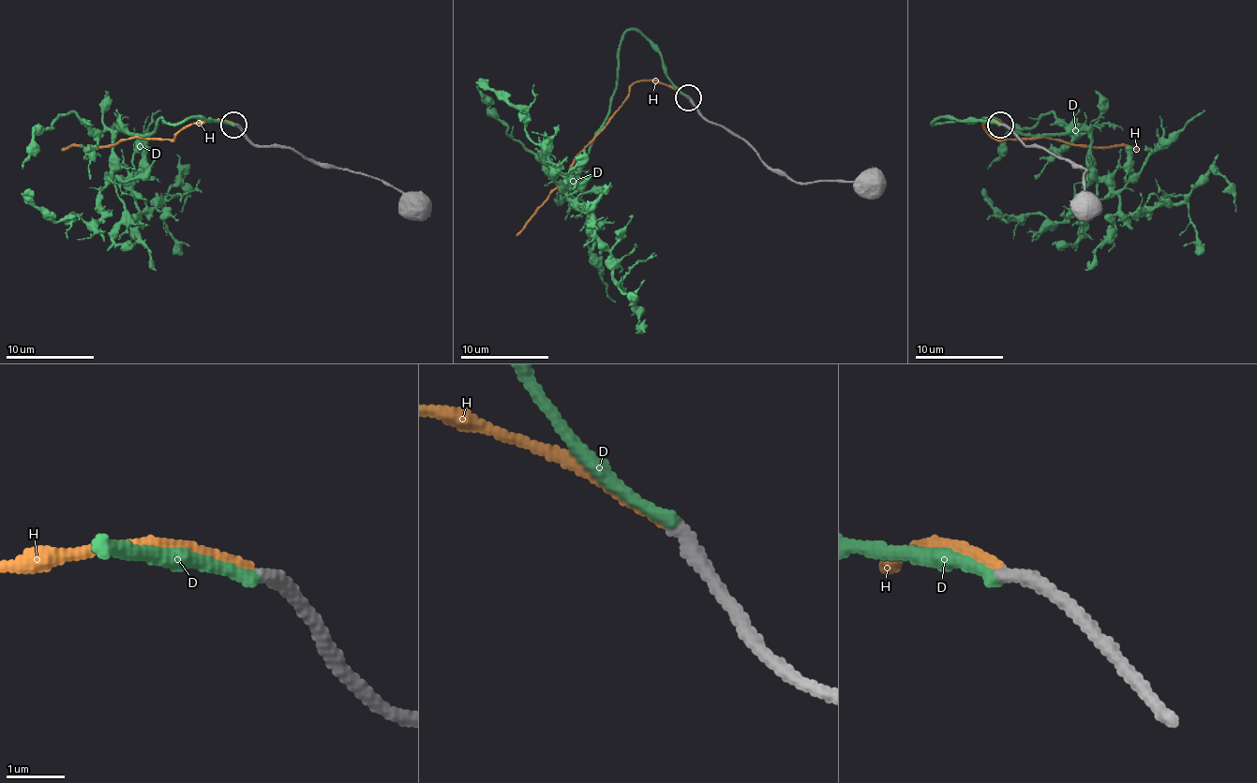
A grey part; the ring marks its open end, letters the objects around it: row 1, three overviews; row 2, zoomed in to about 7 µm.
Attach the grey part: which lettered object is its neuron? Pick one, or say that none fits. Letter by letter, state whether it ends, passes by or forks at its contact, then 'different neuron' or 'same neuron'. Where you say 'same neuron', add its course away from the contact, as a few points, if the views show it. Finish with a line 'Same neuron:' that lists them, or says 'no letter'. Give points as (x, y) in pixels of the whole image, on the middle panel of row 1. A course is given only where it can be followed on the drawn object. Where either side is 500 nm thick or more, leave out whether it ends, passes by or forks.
D: it ends; same neuron; course (688, 97), (661, 53), (628, 29), (606, 118), (566, 188), (595, 223), (610, 276), (637, 309), (635, 333)
H: it ends; different neuron
Same neuron: D

